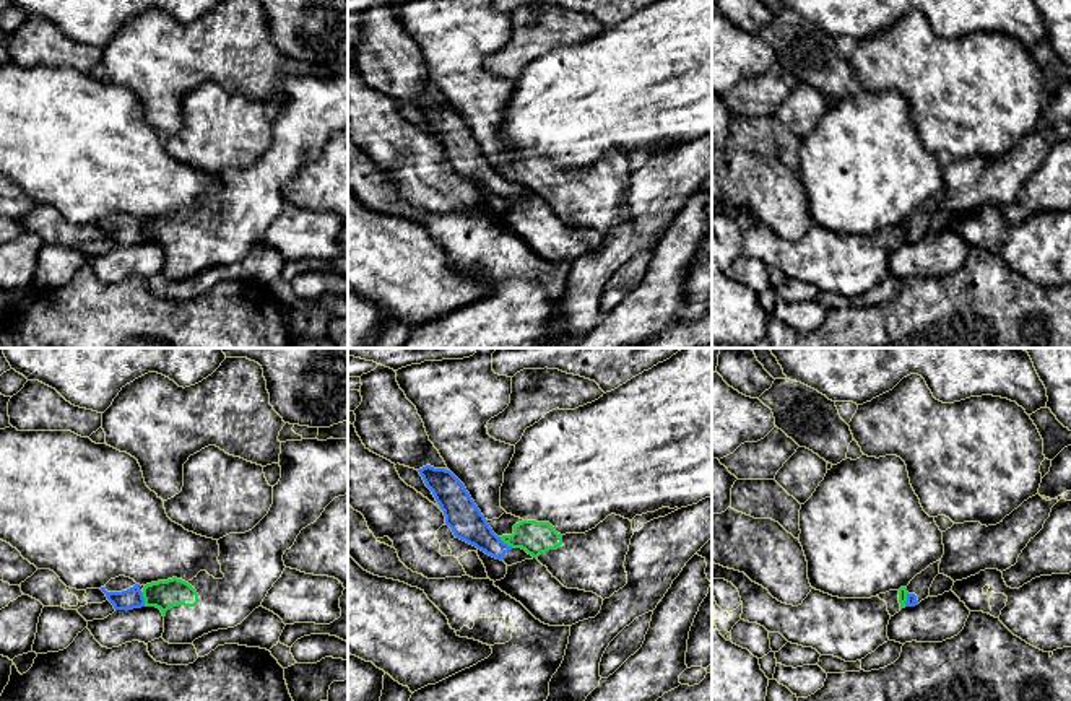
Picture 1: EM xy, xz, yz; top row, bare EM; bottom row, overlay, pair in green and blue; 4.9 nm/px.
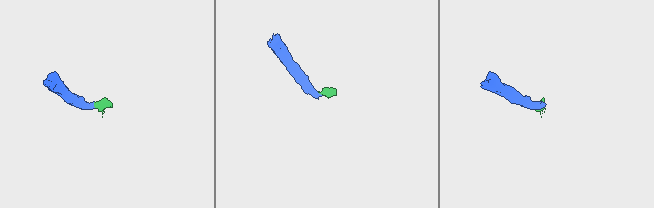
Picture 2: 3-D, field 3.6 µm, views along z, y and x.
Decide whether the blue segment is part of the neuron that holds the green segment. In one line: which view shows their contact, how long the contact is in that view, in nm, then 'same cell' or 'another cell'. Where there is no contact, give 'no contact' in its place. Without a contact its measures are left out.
contact in xy; length 80 nm; another cell

